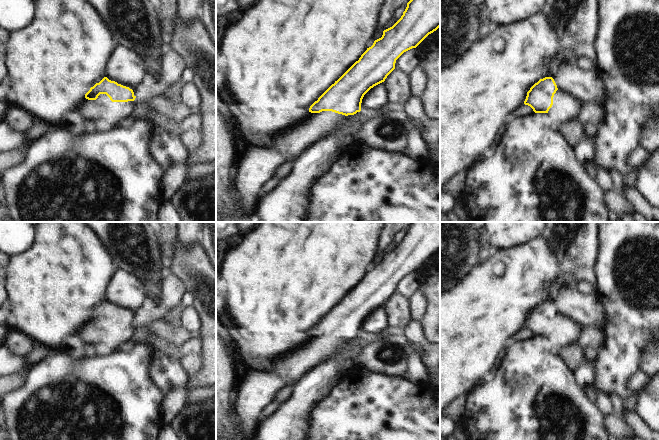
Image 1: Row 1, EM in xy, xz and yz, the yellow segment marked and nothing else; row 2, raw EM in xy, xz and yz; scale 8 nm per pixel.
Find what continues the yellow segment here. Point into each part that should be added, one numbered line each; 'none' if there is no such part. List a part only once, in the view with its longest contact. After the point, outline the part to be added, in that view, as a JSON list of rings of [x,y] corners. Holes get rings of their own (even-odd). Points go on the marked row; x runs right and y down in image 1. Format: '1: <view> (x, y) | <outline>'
1: xy (103, 108) | [[[100,94],[96,100],[88,100],[84,97],[79,103],[77,111],[85,120],[103,119],[114,124],[126,118],[134,105],[134,101],[112,102],[106,94]]]

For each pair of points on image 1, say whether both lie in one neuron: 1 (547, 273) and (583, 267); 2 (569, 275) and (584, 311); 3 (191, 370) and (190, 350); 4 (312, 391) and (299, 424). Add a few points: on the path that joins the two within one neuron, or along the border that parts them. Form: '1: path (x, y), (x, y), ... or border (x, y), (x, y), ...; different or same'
1: border (550, 249), (556, 259), (559, 277), (567, 285); different
2: border (567, 285), (575, 288); different
3: path (191, 365), (190, 355); same
4: path (304, 399), (299, 404), (299, 416); same

